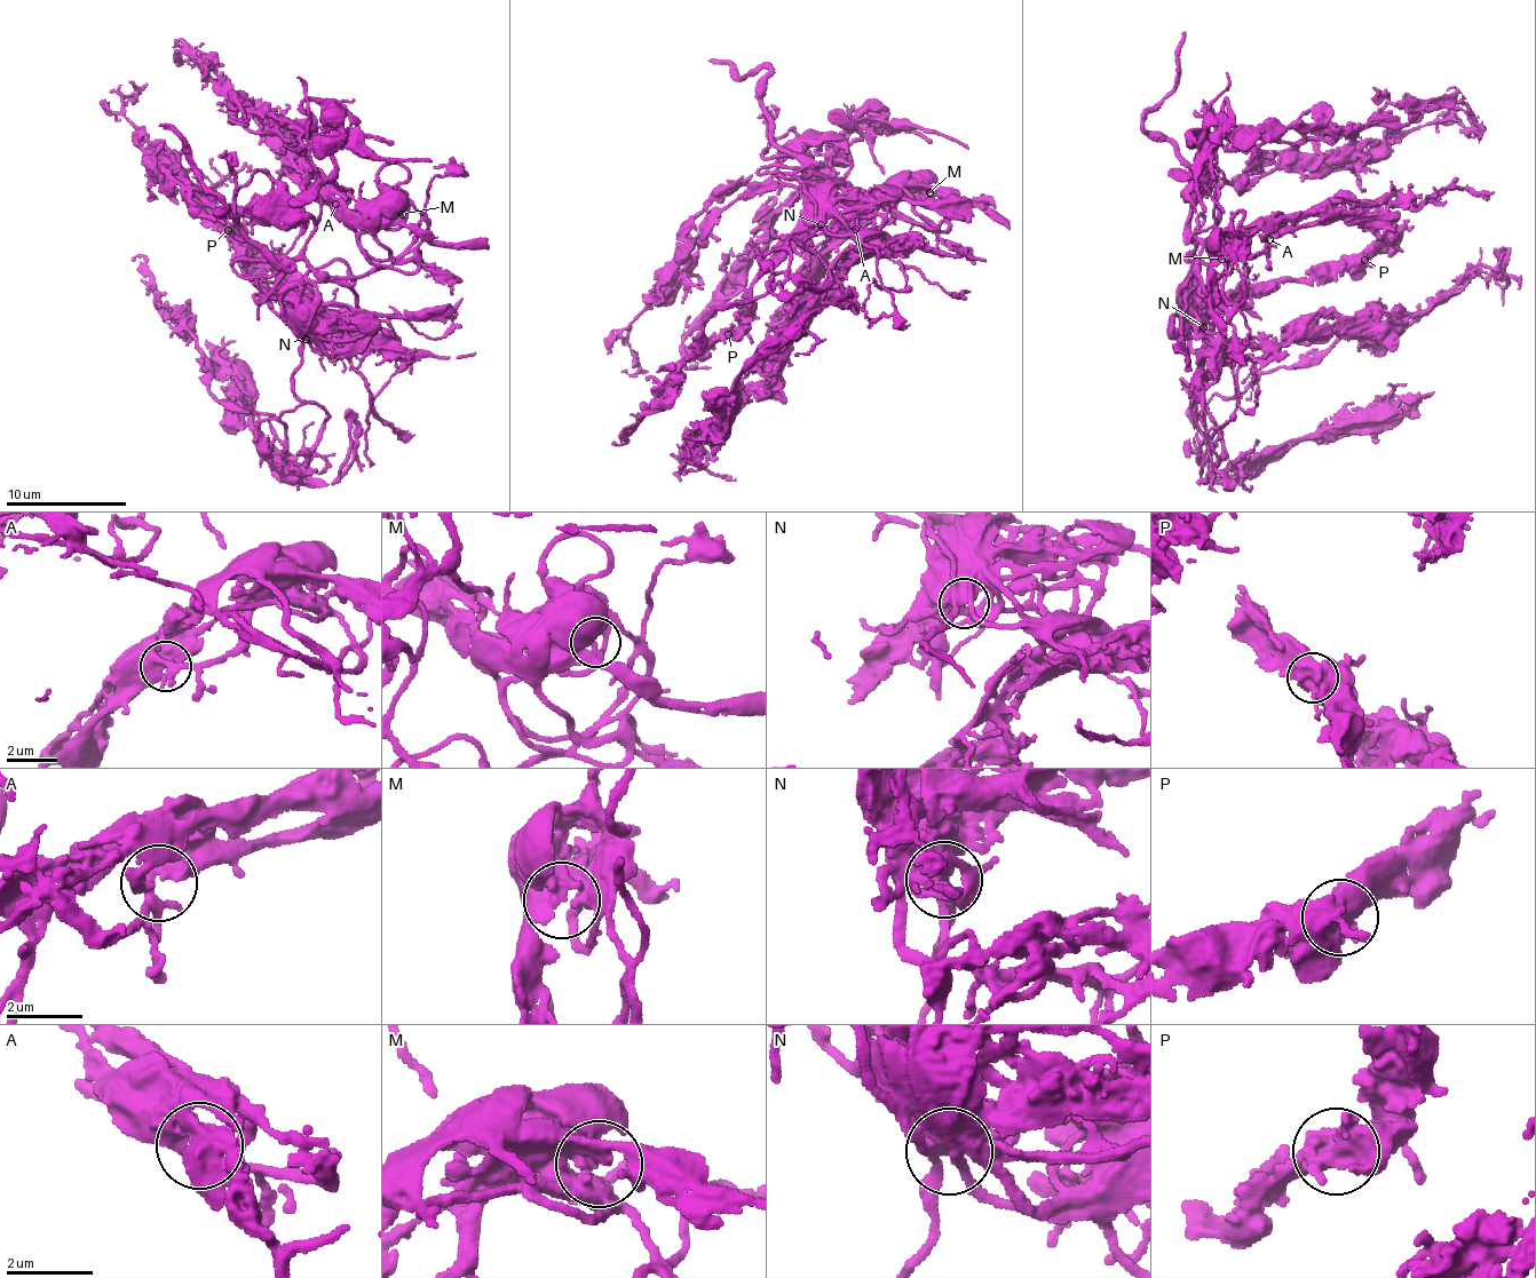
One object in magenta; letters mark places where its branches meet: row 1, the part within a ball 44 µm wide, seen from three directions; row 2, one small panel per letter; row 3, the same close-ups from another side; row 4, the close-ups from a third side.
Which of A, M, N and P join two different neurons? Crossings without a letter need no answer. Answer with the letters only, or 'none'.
none

